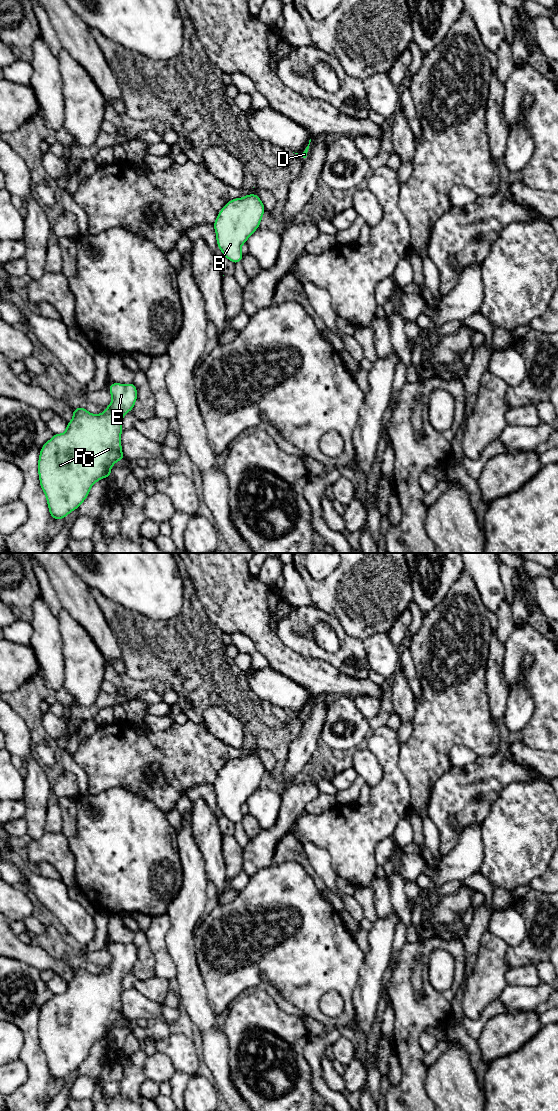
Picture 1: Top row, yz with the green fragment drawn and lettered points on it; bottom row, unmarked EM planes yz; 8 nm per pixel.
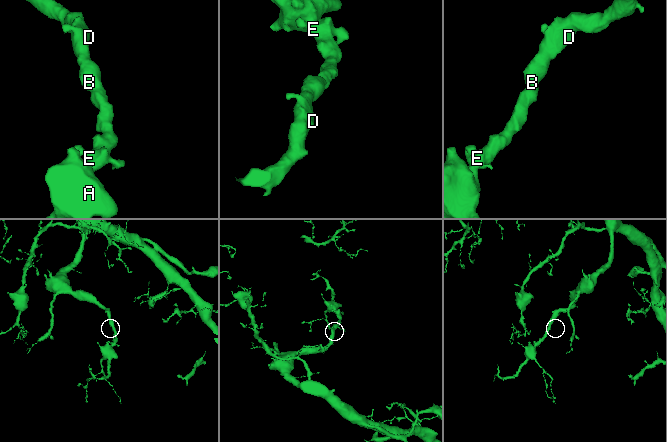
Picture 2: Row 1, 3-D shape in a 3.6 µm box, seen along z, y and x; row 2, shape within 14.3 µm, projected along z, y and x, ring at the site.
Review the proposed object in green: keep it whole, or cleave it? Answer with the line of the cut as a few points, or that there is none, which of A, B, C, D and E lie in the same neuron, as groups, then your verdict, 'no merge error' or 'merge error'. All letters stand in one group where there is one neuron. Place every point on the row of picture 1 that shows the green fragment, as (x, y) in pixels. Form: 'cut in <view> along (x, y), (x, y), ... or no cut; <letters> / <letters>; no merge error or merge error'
no cut; A B C D E; no merge error

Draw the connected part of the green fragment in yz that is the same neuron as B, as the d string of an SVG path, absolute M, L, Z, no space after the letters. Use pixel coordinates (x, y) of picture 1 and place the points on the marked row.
M257 194L230 200L213 224L219 250L231 262L242 261L241 246L260 226L265 207Z

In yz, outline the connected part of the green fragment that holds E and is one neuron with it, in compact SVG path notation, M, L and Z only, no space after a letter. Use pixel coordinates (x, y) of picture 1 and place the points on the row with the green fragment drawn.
M111 383L111 403L102 414L89 413L84 407L73 409L73 418L67 423L66 431L53 434L41 448L38 459L40 486L46 496L48 509L53 519L62 520L76 510L89 495L94 483L109 478L112 466L125 457L122 453L122 418L137 400L134 383Z

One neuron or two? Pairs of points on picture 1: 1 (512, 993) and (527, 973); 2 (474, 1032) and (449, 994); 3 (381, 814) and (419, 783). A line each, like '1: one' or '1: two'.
1: two
2: two
3: two

